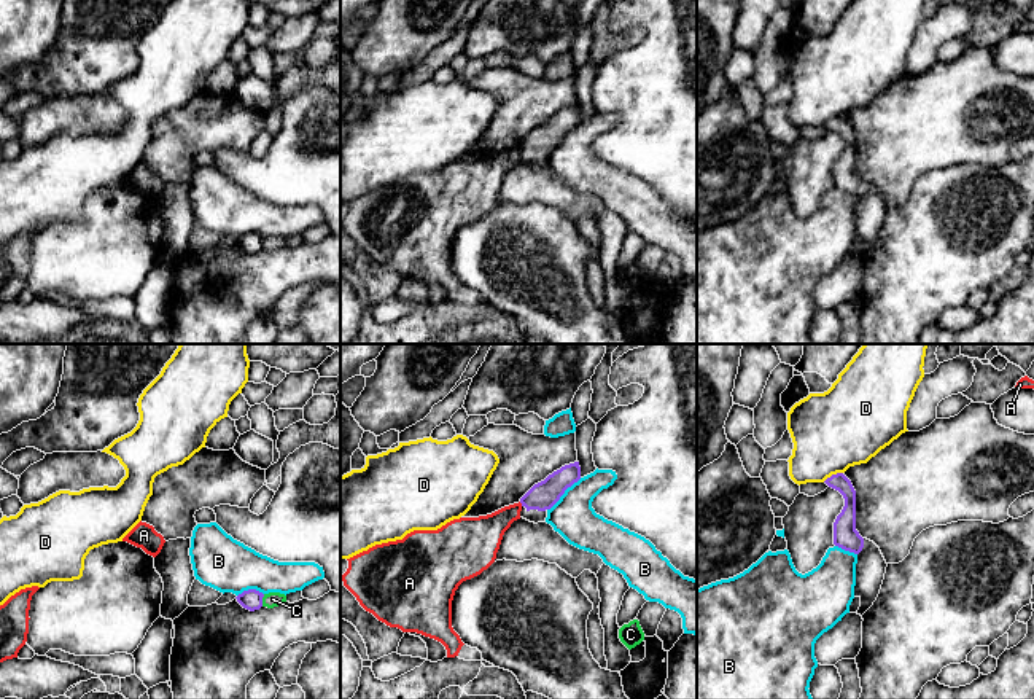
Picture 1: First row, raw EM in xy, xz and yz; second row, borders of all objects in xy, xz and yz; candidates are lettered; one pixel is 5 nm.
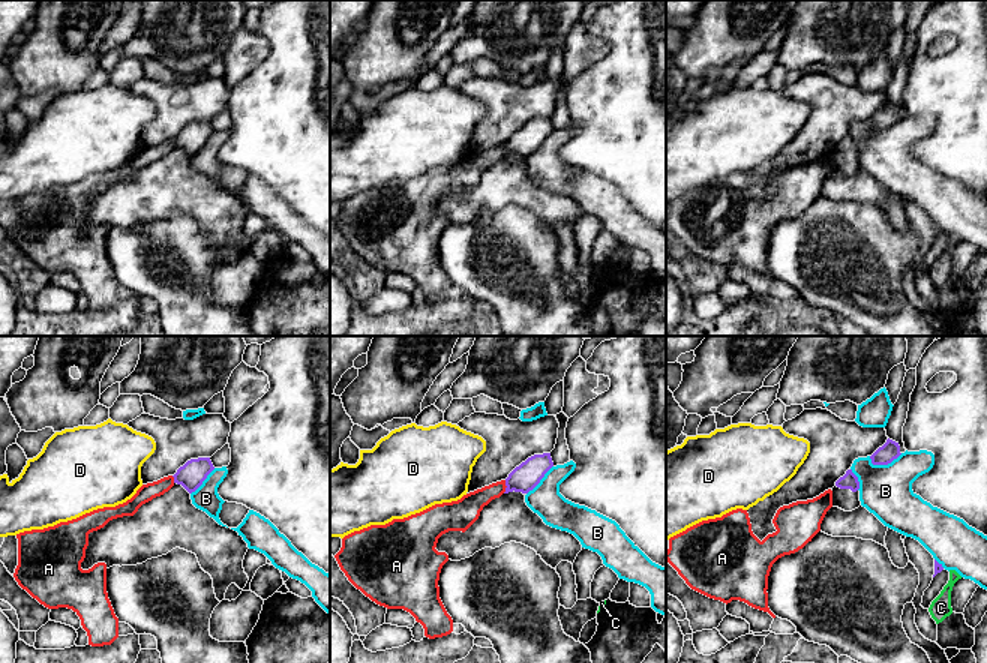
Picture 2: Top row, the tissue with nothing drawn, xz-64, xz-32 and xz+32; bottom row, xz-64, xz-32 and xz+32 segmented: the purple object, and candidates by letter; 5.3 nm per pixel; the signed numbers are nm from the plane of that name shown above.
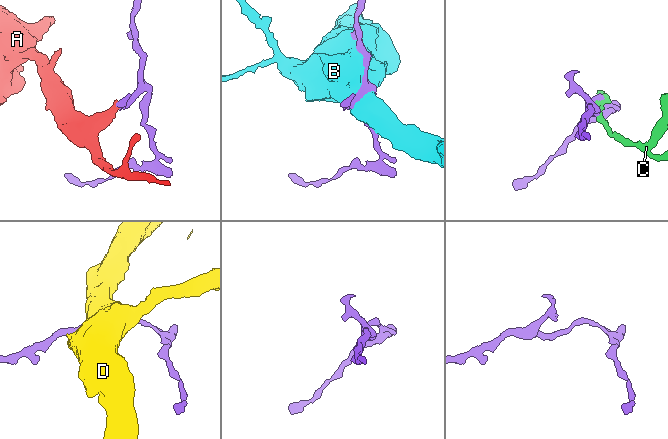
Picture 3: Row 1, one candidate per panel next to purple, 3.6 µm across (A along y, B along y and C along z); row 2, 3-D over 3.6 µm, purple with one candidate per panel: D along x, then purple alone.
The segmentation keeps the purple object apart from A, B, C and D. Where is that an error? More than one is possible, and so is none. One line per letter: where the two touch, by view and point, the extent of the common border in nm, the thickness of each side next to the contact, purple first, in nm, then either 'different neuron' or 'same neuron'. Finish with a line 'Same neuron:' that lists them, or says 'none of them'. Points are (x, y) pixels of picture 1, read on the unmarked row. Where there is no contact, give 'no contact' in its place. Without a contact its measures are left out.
A: contact xz (520, 145); length 30 nm; calibres 140 and 190 nm; different neuron
B: contact xz (563, 136); length 240 nm; calibres 140 and 220 nm; different neuron
C: contact xy (261, 244); length 70 nm; calibres 110 and 80 nm; different neuron
D: contact yz (832, 118); length 120 nm; calibres 110 and 400 nm; different neuron
Same neuron: none of them

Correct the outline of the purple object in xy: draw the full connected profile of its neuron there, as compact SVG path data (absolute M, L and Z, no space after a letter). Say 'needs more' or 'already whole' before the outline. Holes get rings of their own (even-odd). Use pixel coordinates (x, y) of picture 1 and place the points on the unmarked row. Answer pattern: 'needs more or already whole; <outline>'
already whole; M248 232L239 237L235 242L243 252L255 255L262 250L262 240L264 240L262 236L256 232Z

